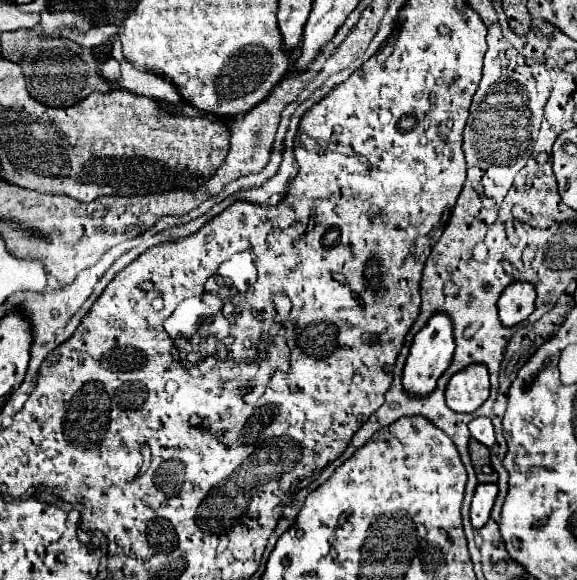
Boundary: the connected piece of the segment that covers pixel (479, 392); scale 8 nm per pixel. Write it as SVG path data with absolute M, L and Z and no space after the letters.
M485 364L459 370L445 390L447 406L455 412L475 412L489 398L489 372Z

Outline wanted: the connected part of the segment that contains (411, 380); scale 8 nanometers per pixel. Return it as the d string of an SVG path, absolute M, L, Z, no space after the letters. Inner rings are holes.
M439 310L429 318L429 322L413 338L411 352L409 352L405 368L403 368L403 386L405 386L405 390L411 392L411 394L417 394L417 396L425 396L425 394L433 392L437 378L449 368L449 364L453 360L453 352L455 352L453 322L445 312Z

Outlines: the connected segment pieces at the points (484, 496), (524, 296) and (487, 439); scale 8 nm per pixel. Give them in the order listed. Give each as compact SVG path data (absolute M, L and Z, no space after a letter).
M479 484L471 502L471 524L475 530L485 526L497 496L497 484Z
M511 282L503 292L497 302L499 306L499 318L503 326L515 326L535 310L535 288L527 282Z
M475 418L475 420L471 420L469 430L471 430L471 436L475 440L479 440L481 444L485 444L487 448L491 448L495 444L495 432L493 432L491 418Z

